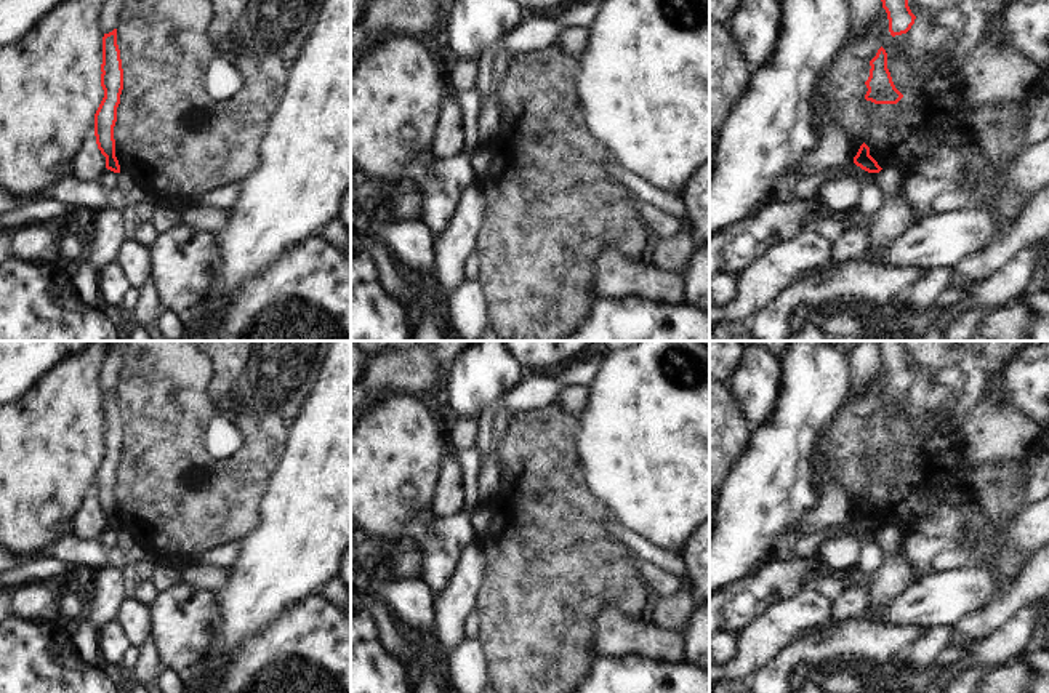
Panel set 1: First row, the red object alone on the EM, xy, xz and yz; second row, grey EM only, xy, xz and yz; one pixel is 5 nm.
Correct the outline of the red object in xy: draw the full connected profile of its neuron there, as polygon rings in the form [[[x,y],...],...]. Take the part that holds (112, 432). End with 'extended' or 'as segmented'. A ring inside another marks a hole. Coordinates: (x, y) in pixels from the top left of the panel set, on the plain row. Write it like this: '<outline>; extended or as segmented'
[[[117,387],[102,395],[101,445],[104,456],[94,472],[94,495],[101,512],[106,515],[106,527],[120,531],[115,515],[114,485],[117,480],[117,466],[123,448],[123,427],[120,408],[117,403]]]; as segmented

